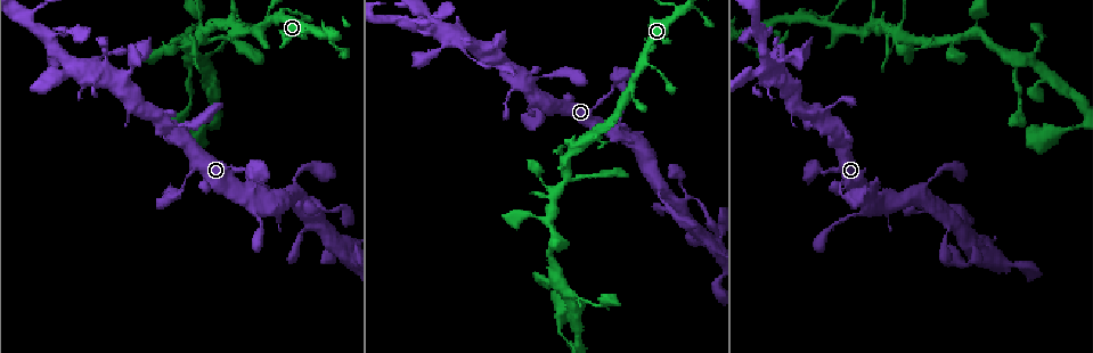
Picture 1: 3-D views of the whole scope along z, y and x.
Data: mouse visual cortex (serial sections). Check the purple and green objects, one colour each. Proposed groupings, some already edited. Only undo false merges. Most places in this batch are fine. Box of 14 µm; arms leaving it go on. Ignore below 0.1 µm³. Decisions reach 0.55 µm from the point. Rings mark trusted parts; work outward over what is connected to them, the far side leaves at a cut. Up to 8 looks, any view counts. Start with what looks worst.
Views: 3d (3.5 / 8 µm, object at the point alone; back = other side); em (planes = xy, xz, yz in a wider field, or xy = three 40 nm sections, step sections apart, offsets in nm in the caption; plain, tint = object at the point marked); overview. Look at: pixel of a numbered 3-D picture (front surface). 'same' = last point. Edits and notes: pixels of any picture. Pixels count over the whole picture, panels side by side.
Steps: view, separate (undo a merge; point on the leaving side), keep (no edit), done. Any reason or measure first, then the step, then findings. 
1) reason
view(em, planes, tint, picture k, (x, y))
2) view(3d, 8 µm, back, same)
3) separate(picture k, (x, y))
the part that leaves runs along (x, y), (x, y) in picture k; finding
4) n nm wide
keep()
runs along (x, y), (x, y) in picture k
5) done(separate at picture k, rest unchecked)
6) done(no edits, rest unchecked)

looks like a crossing
view(3d, 3.5 µm, picture 1, (346, 253))

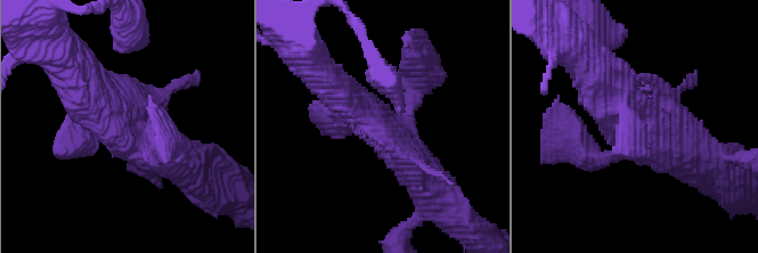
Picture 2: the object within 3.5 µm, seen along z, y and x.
view(em, planes, tint, picture 2, (131, 129))

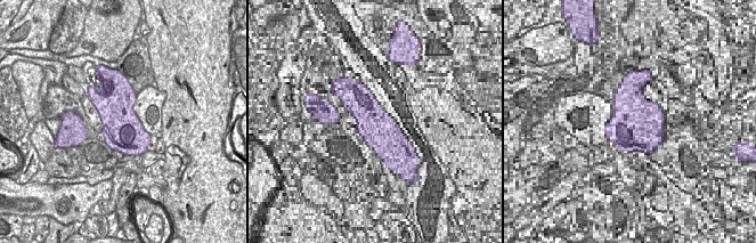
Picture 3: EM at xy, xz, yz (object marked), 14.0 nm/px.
550 nm wide
keep()
runs along (344, 94), (428, 178), (428, 190) in picture 2; one cell here

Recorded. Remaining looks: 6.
view(3d, 3.5 µm, picture 1, (802, 49))

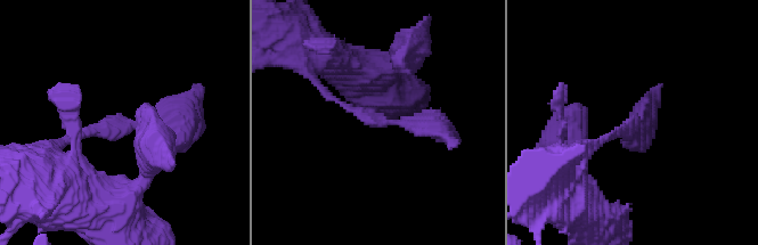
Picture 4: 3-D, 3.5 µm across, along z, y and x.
shape alone is not enough
view(em, xy, step 5, tint, picture 4, (399, 122))

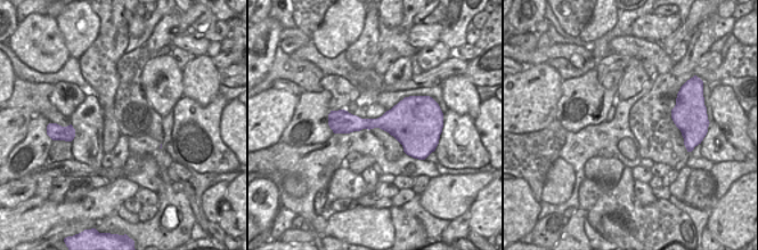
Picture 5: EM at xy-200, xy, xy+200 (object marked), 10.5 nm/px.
keep()
runs along (76, 136), (171, 122), (192, 87) in picture 4; continuous, no second cell

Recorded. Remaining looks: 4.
arms part here
view(3d, 3.5 µm, picture 1, (229, 24))

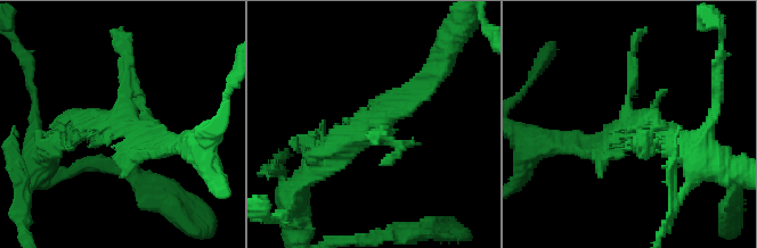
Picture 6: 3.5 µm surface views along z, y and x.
view(em, planes, tint, picture 6, (374, 122))

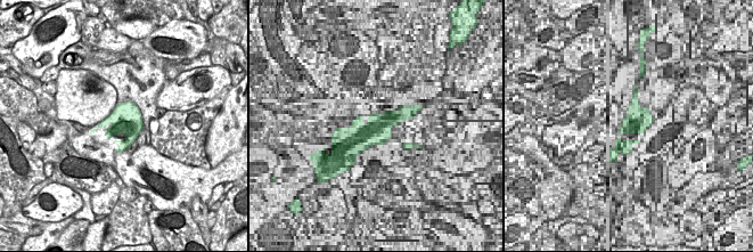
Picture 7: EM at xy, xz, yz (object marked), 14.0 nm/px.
500 nm wide
keep()
runs along (429, 76), (317, 170) in picture 6; one cell here

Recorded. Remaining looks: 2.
done(no edits, rest unchecked)

